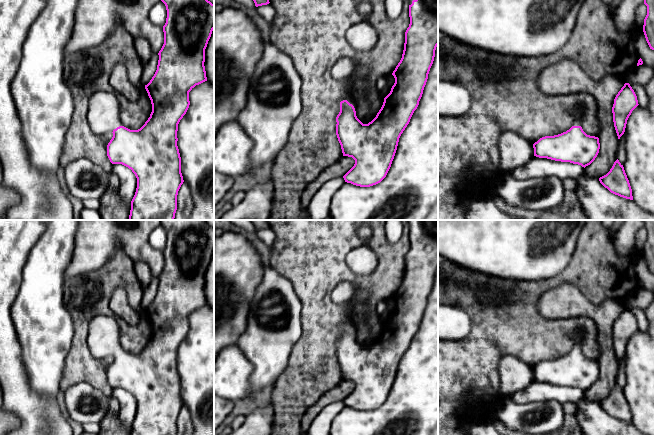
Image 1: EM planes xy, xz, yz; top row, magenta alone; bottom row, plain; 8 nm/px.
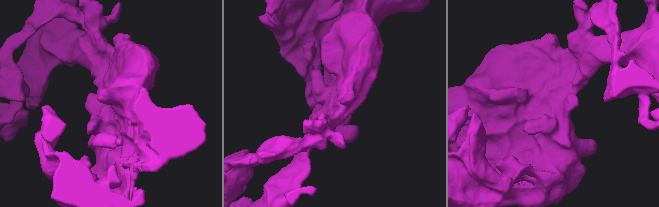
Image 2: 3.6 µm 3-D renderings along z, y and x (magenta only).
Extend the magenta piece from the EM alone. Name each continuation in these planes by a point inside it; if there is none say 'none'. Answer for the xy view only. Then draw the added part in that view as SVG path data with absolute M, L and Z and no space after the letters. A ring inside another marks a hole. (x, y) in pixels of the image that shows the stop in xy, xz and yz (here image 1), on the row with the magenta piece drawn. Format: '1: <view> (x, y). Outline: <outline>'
1: xy (103, 114). Outline: M97 91L89 99L87 121L97 135L113 132L121 126L119 102L115 93Z

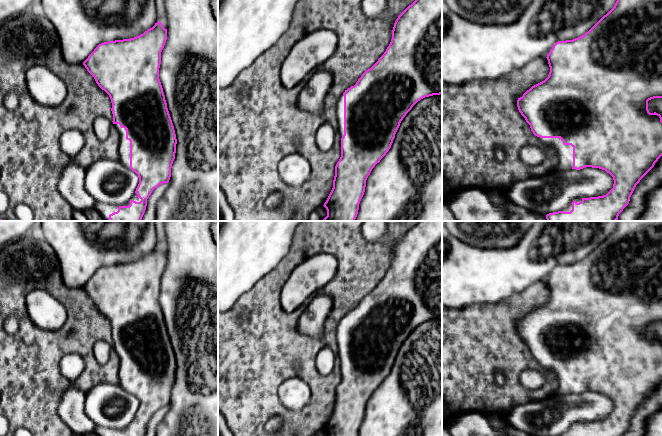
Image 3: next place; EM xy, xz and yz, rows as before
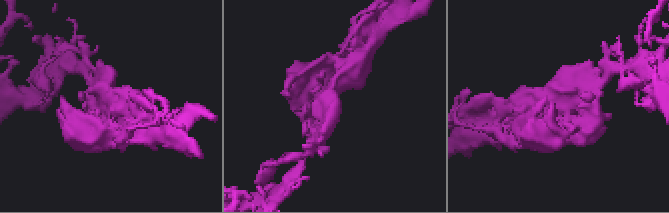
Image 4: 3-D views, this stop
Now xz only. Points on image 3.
1: xz (340, 104). Outline: M341 94L337 102L336 115L338 122L338 133L341 139L344 135L344 95L343 94Z

